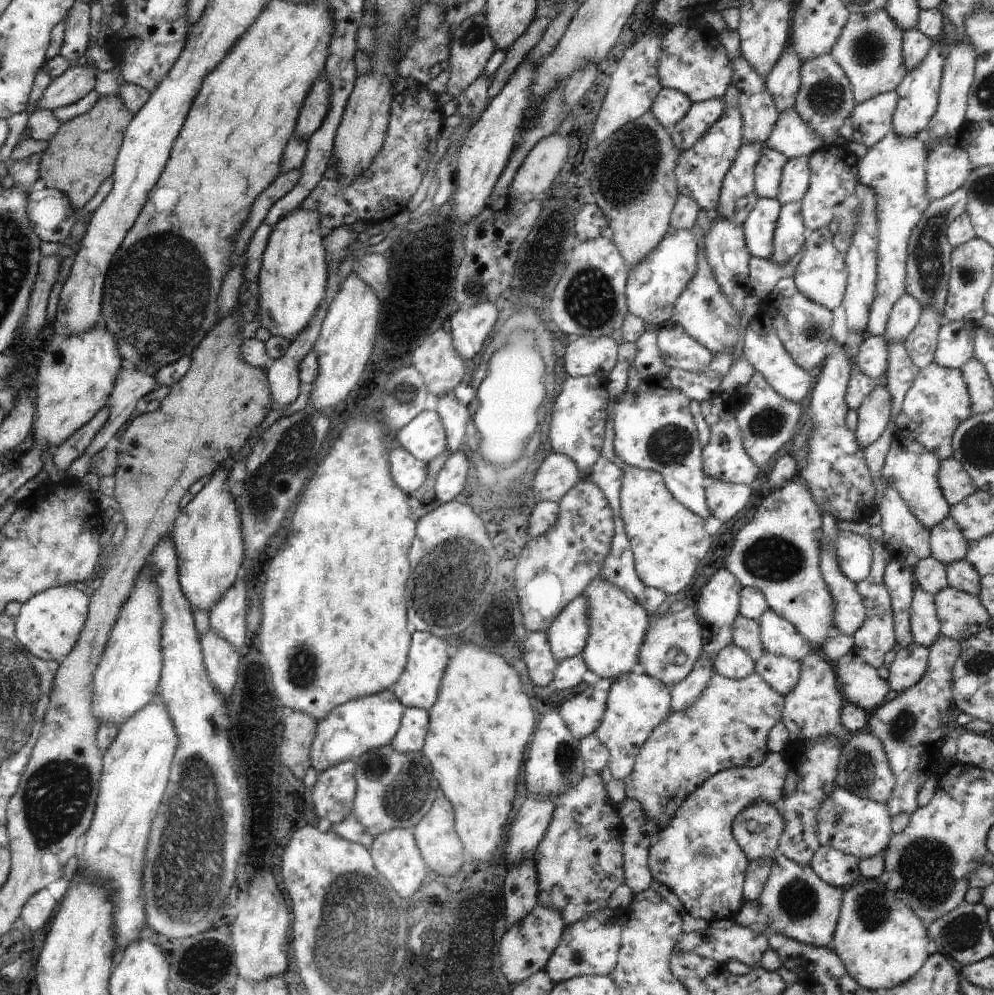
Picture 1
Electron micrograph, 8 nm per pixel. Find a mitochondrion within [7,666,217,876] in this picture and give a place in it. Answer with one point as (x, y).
(57, 794)

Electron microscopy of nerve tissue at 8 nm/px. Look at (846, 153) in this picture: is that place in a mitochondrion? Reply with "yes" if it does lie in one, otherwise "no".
no

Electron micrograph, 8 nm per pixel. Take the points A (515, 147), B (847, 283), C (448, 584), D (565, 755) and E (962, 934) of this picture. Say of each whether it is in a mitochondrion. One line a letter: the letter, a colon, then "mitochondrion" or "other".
A: other
B: other
C: mitochondrion
D: mitochondrion
E: mitochondrion

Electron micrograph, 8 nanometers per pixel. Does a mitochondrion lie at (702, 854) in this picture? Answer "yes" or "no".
yes

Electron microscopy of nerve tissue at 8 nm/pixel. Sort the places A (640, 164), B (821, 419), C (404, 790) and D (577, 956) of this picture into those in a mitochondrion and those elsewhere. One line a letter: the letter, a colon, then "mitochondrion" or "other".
A: mitochondrion
B: other
C: mitochondrion
D: mitochondrion

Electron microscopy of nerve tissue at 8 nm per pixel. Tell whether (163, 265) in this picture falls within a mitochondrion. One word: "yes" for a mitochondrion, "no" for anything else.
yes

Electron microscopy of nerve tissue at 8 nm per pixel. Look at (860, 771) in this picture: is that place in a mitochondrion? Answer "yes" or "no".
yes

